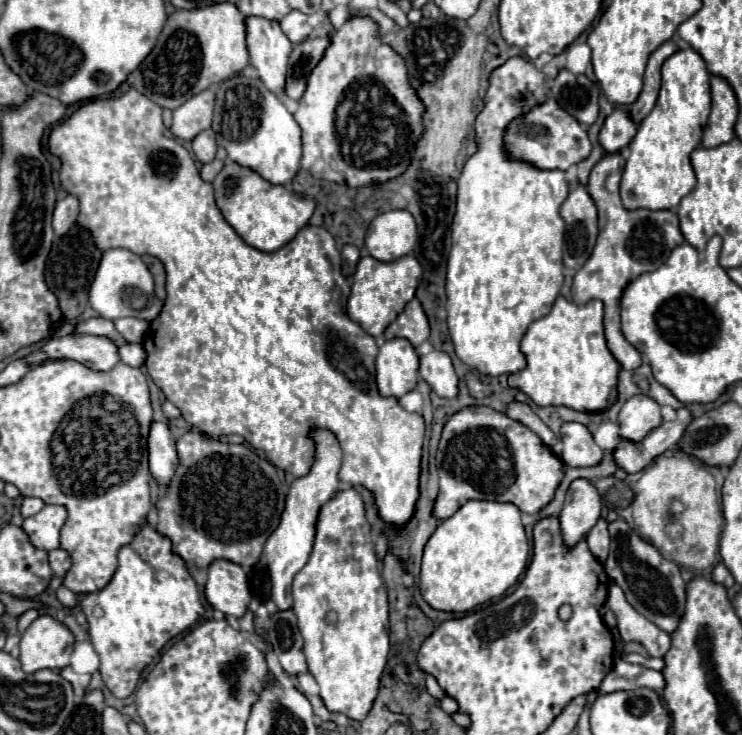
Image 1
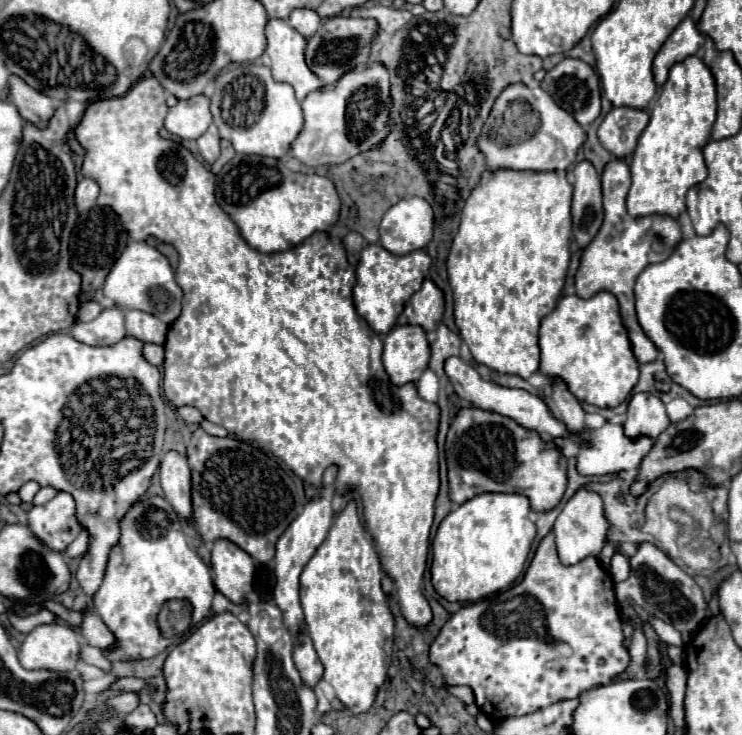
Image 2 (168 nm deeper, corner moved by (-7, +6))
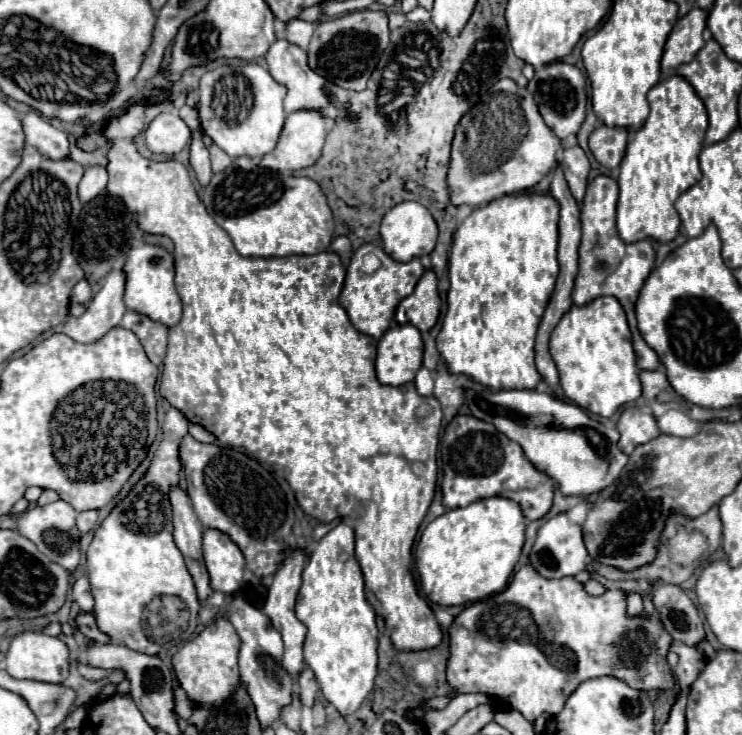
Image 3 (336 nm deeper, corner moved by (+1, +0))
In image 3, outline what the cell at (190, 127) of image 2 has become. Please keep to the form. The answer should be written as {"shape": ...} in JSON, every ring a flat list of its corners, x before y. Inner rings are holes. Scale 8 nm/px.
{"shape":[[161,113,157,115,149,129,145,131,145,143,147,149,155,155,179,155,183,147,191,139,191,129,183,123,183,119,173,113]]}

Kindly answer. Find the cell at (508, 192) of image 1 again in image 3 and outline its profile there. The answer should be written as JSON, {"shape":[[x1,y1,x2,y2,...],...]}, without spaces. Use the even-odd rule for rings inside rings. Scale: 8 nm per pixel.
{"shape":[[513,193,513,195,503,195,499,199,489,201,487,205,481,205,477,209,473,209,473,213,461,223,461,227,455,233,455,241,451,247,451,255,449,255,449,295,447,295,447,313,443,319,443,327,437,335,437,351,441,353,443,361,447,363,449,373,463,373,467,377,471,377,475,383,481,383,485,387,493,387,497,389,533,389,537,387,543,377,535,367,535,335,537,335,537,327,539,321,543,317,543,311,549,303,549,297,555,289,555,281,559,275,559,263,557,263,557,221,559,221,559,203,555,203,555,199,551,195,531,195,531,193]]}

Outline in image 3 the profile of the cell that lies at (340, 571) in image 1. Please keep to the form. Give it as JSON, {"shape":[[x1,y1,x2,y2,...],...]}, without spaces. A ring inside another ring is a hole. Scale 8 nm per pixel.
{"shape":[[339,523,317,543,315,551,311,553,309,563,303,569,303,583,297,595,295,613,307,627,305,663,315,673,315,679,325,699,333,703,343,717,353,715,359,709,361,701,373,689,375,675,377,675,377,623,375,623,375,611,367,603,363,589,365,589,363,573,355,559,353,529,347,523]]}

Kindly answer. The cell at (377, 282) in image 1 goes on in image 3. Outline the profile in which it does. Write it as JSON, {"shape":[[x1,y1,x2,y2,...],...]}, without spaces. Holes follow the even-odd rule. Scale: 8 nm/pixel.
{"shape":[[367,243,367,245,361,245,355,253,353,253,353,259,351,259,351,265,347,267,347,277,345,277,345,283,343,283,343,291,339,295,339,303,341,307,349,313,349,319,351,323,365,335,373,337,373,339,381,339,383,333,389,329,391,325,391,319,395,315,395,307,399,305,401,299,405,299,407,295,411,295,411,291,415,289,415,283,419,281,419,277,423,275,423,265,419,263,419,259,411,259,407,263,399,263,399,261,393,261,379,245,375,243],[367,253,375,253,383,265,379,271,375,271,373,275,365,275,361,273,361,259,363,255]]}

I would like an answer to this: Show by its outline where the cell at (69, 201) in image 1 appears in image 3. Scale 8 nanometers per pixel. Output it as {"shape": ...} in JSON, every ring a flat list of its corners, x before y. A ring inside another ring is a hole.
{"shape":[[93,165,85,169,85,175,79,183,79,197,81,203,89,203,91,199,95,199,105,187,107,187,107,169,103,165]]}

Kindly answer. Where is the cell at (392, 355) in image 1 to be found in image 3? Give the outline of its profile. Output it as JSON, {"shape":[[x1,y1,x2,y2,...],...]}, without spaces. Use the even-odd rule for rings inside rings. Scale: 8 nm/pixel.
{"shape":[[415,325,391,327,377,345,375,371,385,385,403,385,415,379,423,363,423,341]]}

